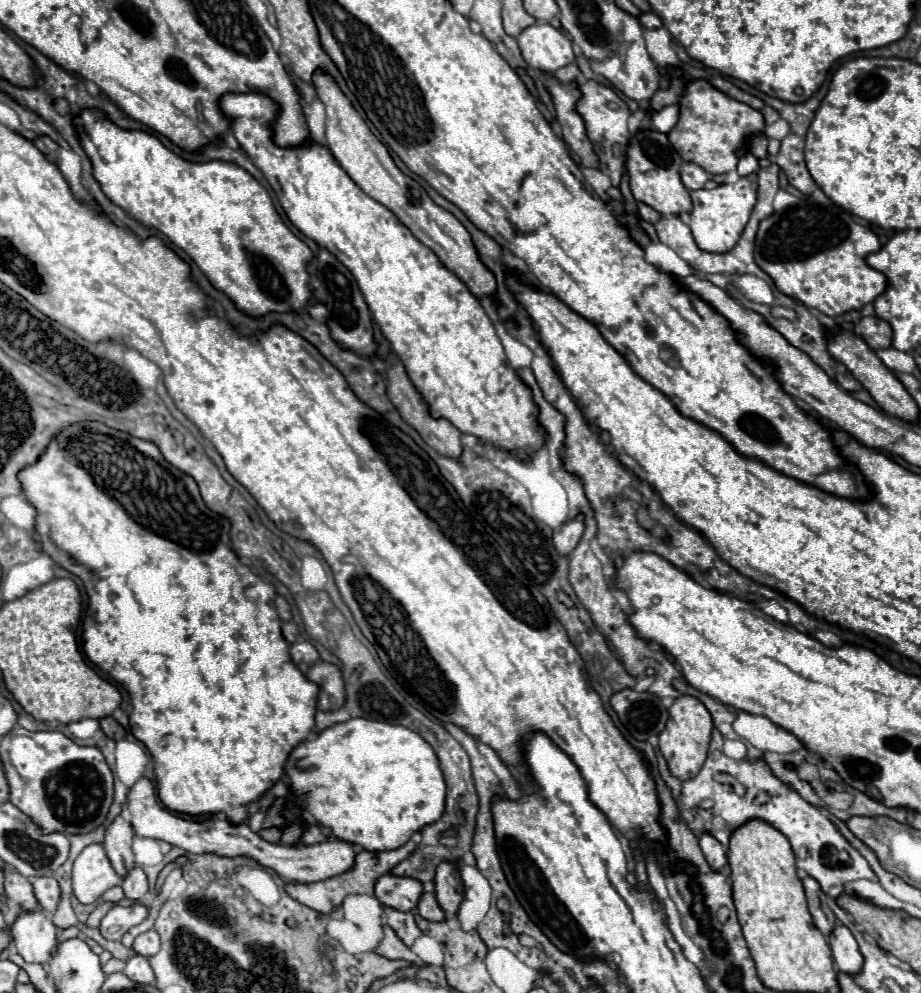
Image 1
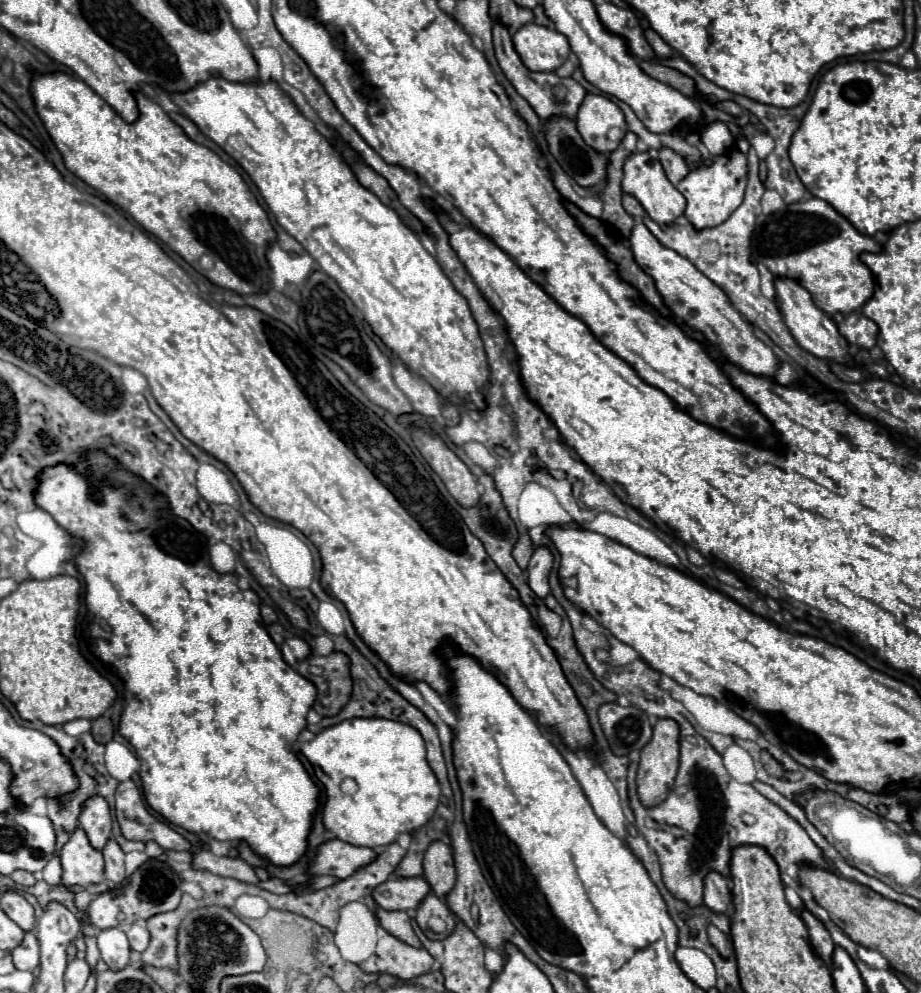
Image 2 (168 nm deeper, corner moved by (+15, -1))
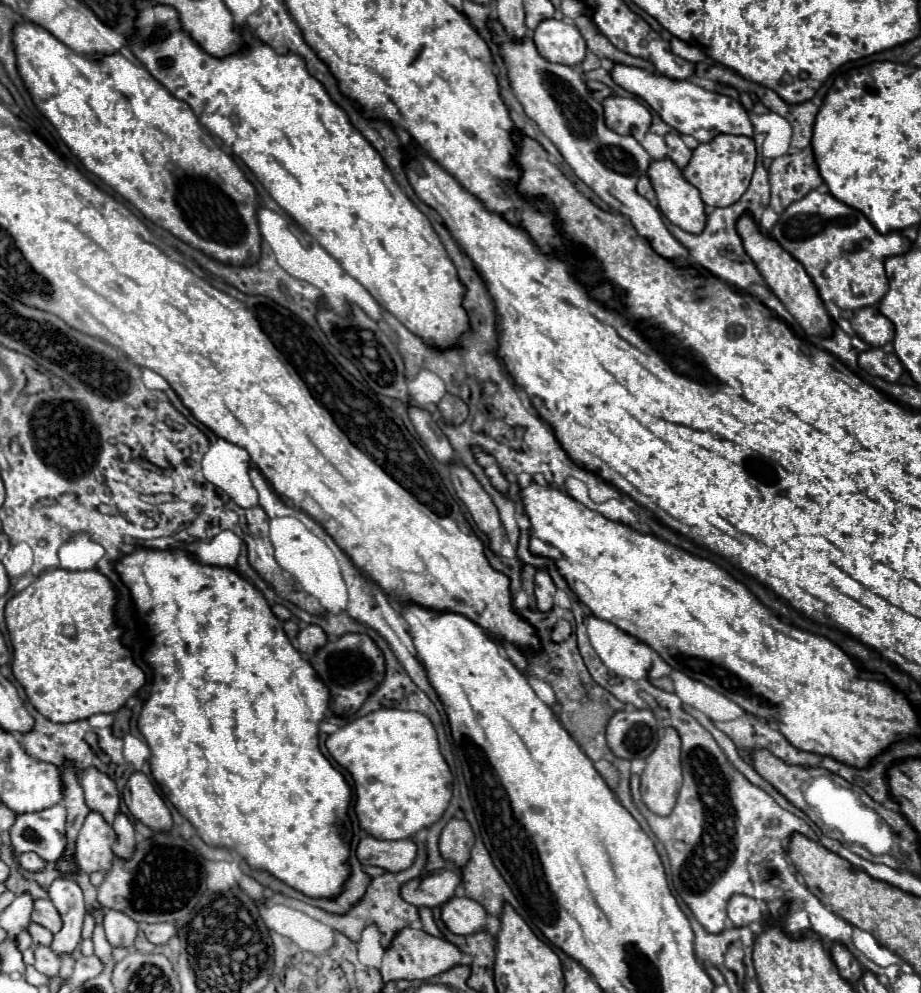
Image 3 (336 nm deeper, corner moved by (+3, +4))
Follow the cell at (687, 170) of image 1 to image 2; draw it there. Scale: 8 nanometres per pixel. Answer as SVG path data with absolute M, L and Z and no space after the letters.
M659 148L659 162L663 164L663 170L671 184L679 184L679 180L683 180L689 172L683 156L673 152L671 148Z

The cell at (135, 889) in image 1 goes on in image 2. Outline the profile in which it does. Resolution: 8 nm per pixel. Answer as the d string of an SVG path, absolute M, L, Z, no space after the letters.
M109 838L109 842L105 844L103 858L105 858L105 876L111 882L121 884L127 878L127 874L125 874L125 862L123 862L125 852L119 848L119 844L113 838Z

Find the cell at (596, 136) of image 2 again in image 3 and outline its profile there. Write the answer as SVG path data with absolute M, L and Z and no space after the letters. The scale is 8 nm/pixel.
M611 95L601 105L605 125L611 131L619 135L631 135L637 141L645 137L651 125L651 113L637 98Z

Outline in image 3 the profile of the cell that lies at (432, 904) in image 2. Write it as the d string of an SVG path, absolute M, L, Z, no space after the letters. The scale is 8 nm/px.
M451 897L441 905L441 921L451 933L471 935L485 931L485 909L469 897Z

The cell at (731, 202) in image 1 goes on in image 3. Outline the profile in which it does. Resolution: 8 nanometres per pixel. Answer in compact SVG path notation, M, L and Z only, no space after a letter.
M717 135L709 143L699 143L693 151L689 165L683 169L683 177L695 185L701 193L701 199L709 207L729 207L741 199L751 183L751 175L755 171L757 149L751 137L737 135Z

